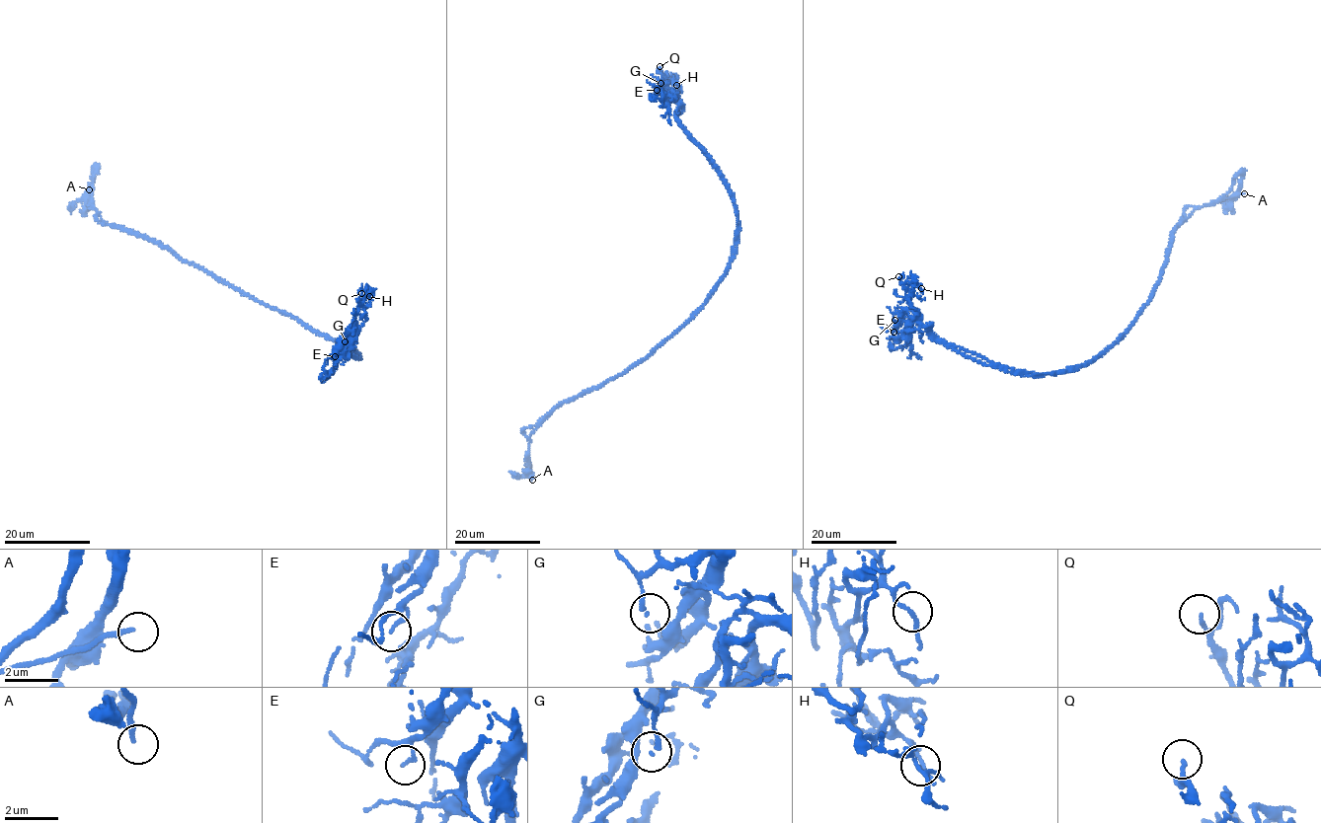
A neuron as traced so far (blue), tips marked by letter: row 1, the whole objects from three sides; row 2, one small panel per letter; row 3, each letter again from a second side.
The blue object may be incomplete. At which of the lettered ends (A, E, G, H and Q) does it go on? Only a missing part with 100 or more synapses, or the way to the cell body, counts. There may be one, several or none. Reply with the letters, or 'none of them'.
A

